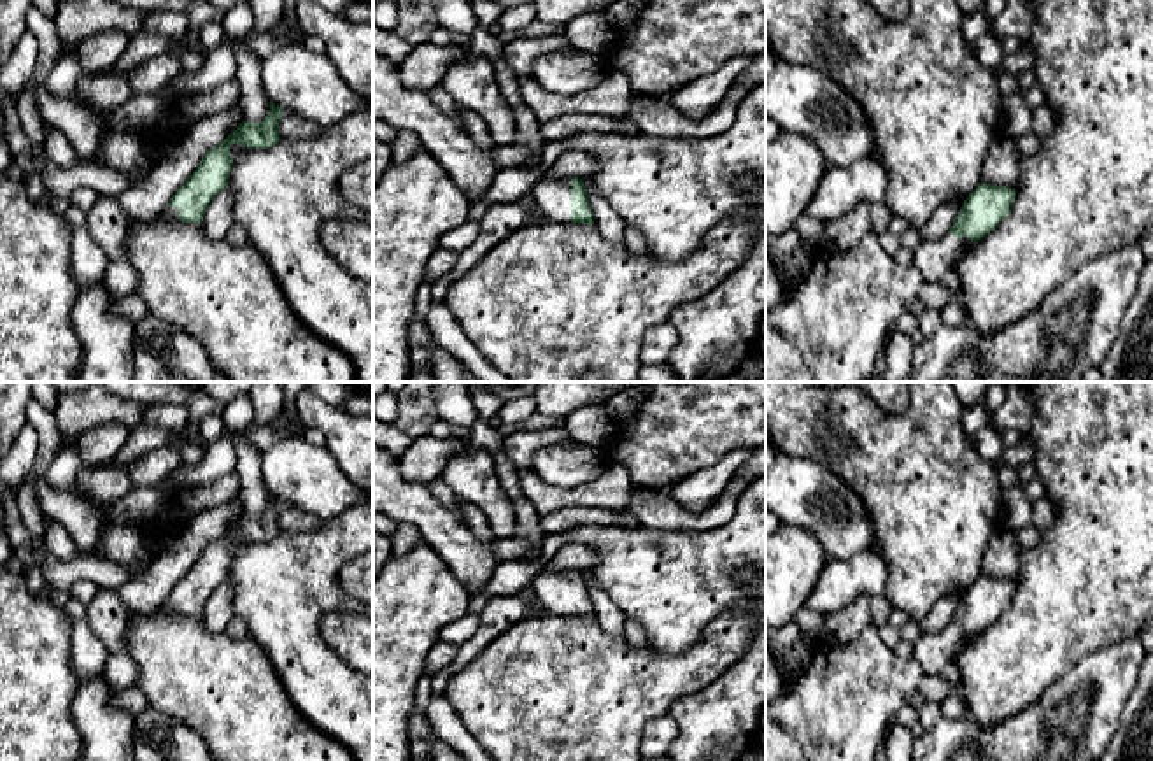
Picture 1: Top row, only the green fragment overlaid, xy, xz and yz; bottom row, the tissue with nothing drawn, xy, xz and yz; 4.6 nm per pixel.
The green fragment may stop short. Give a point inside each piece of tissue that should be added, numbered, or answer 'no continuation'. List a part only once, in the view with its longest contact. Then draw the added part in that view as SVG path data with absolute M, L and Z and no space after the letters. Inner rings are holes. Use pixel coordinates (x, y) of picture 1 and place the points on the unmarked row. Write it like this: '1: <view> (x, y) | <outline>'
1: xz (552, 588) | M547 563L531 586L543 610L571 615L571 572L554 572Z

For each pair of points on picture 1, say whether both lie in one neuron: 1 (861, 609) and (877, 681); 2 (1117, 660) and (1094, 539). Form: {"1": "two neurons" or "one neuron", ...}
{"1": "two neurons", "2": "two neurons"}

